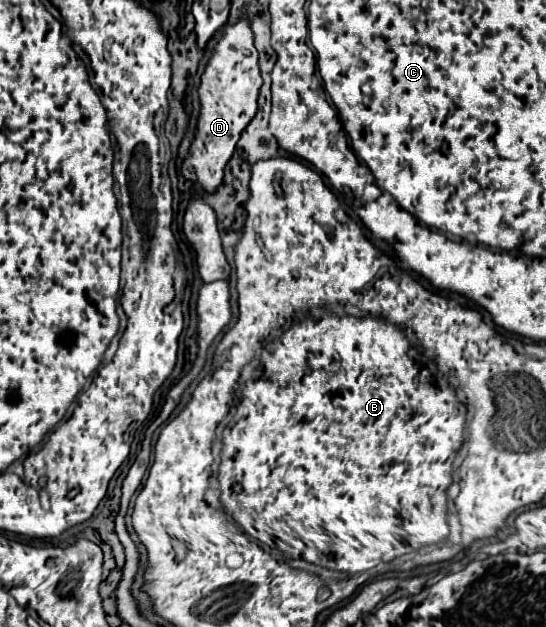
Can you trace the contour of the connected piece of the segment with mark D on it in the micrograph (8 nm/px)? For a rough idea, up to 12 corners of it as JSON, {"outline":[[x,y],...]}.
{"outline":[[246,17],[226,25],[200,77],[182,175],[206,193],[262,87]]}

